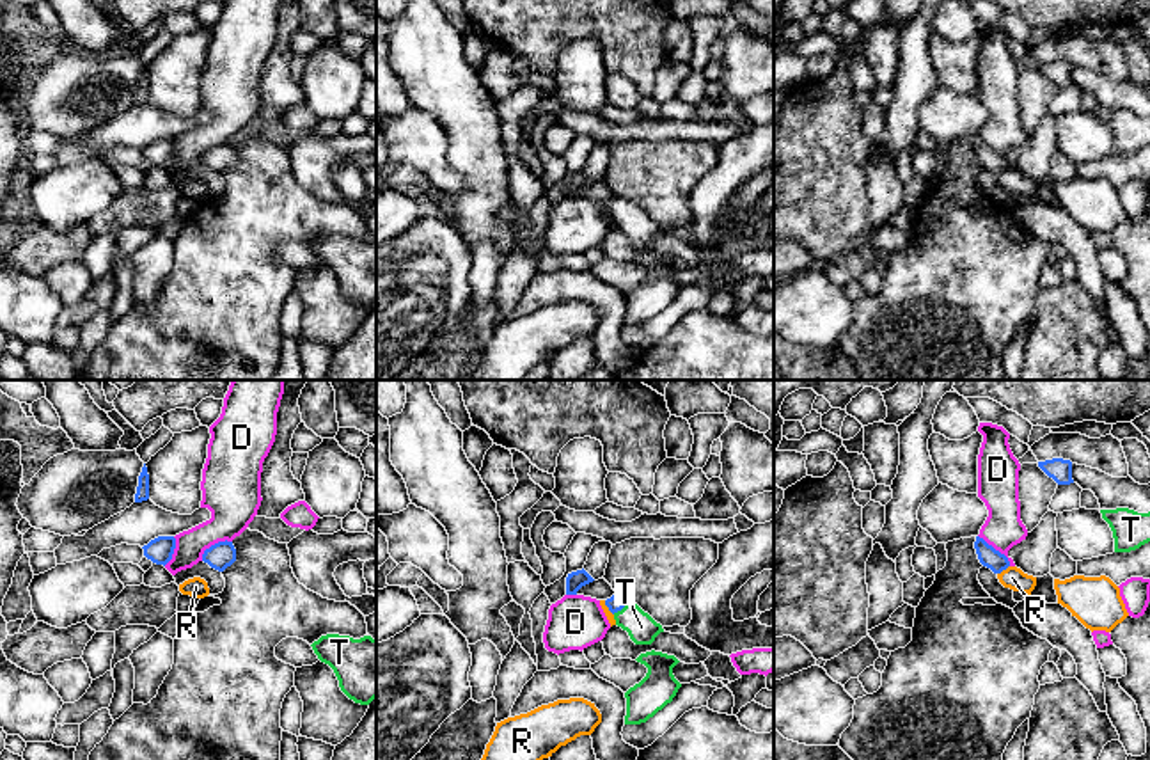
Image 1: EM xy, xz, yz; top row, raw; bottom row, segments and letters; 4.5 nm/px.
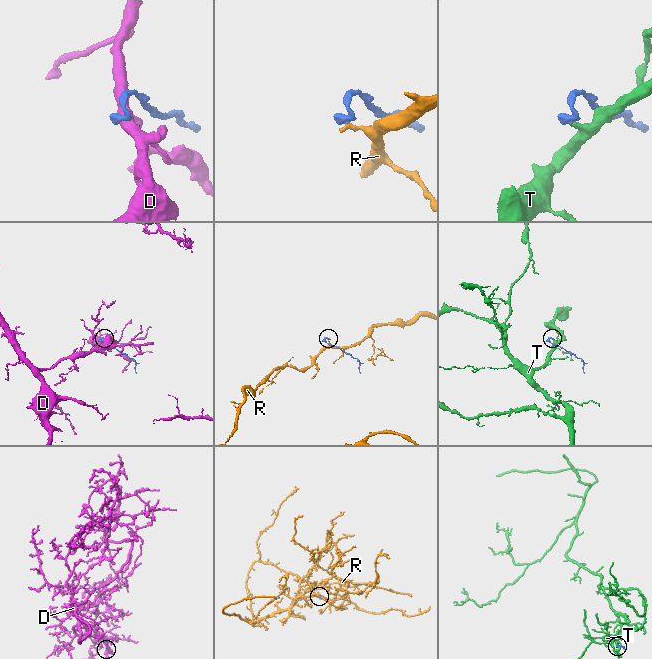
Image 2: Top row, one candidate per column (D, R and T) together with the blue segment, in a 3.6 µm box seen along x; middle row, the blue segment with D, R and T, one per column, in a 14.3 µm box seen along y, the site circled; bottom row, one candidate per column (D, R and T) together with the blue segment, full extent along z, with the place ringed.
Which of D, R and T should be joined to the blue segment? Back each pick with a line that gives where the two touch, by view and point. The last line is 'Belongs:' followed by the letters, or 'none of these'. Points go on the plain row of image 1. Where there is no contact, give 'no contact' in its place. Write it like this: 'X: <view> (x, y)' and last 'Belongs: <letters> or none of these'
T: xz (622, 210)
Belongs: T

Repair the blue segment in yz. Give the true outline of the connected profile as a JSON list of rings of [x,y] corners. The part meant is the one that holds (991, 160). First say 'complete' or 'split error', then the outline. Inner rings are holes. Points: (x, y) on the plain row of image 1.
complete; [[[976,139],[974,151],[978,162],[983,169],[990,170],[994,176],[1001,176],[1010,169],[1010,163],[1004,156],[989,147],[983,140]]]

